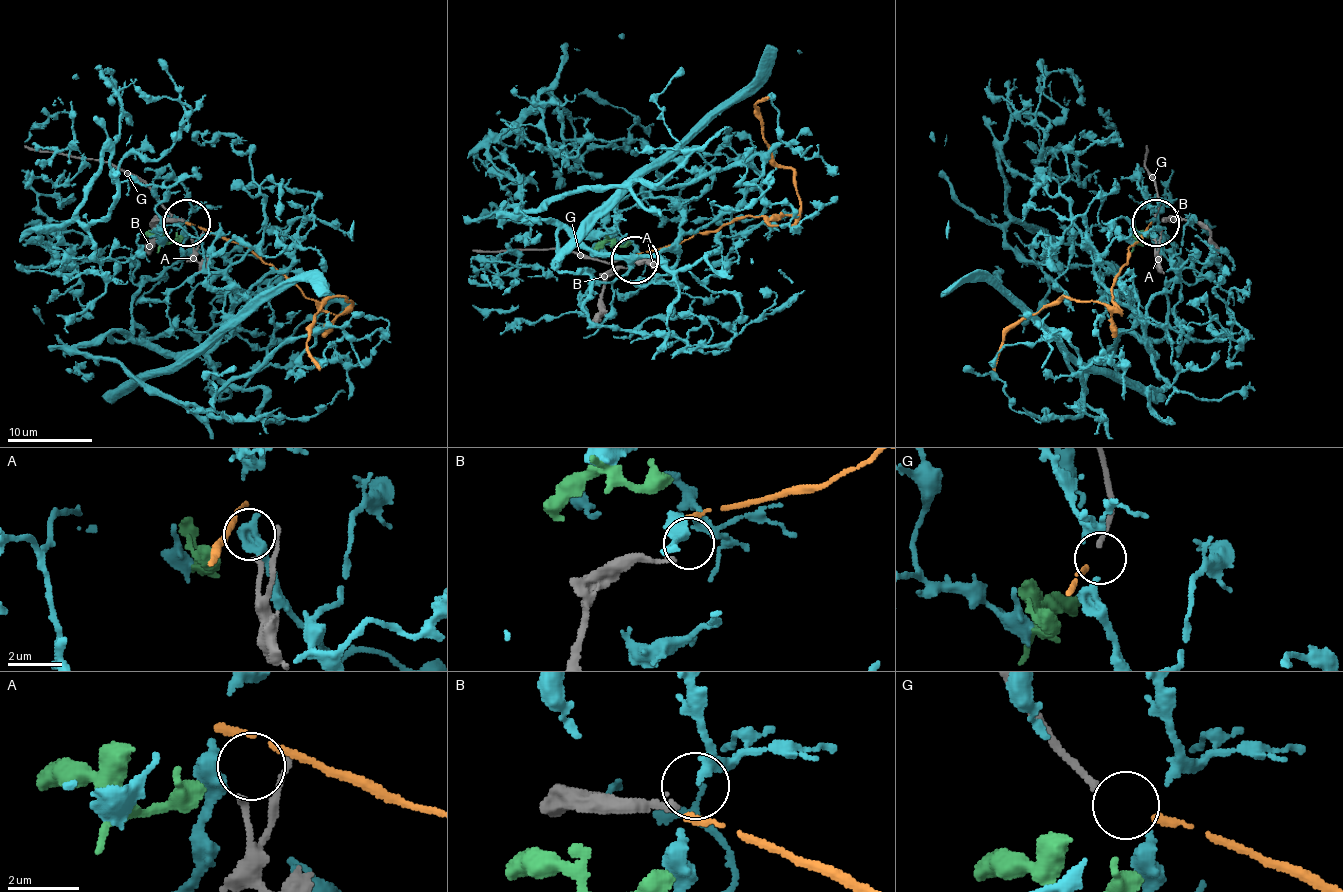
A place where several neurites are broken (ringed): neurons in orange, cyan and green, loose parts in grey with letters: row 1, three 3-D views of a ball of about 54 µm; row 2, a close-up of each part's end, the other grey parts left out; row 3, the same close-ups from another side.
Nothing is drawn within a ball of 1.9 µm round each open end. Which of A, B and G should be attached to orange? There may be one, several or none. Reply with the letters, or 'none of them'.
G

